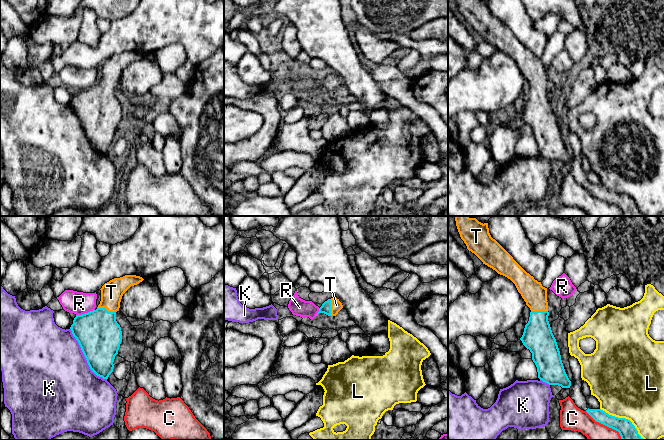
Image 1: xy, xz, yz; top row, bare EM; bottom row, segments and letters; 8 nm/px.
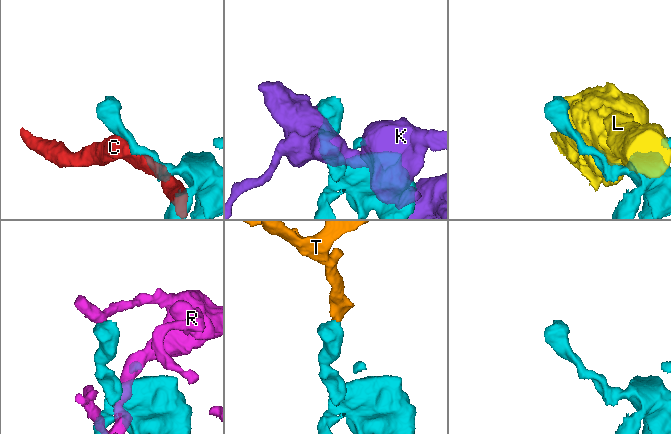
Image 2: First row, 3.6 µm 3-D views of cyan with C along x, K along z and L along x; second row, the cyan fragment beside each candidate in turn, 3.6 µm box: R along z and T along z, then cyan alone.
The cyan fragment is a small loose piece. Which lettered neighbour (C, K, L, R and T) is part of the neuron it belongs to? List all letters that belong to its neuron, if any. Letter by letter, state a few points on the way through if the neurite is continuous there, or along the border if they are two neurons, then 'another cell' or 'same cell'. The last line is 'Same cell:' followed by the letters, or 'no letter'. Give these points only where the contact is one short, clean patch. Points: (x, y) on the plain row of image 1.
C: another cell
K: another cell
L: another cell
R: another cell
T: across xy (99, 111), (99, 102), (106, 85), (110, 79), (111, 68) | same cell
Same cell: T

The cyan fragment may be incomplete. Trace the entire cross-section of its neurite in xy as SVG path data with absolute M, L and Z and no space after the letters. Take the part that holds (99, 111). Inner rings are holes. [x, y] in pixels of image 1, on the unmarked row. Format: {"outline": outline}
{"outline": "M125 51L105 59L96 86L76 91L70 105L78 117L87 139L97 152L108 155L113 148L114 135L122 118L122 107L116 97L123 70L144 55Z"}

